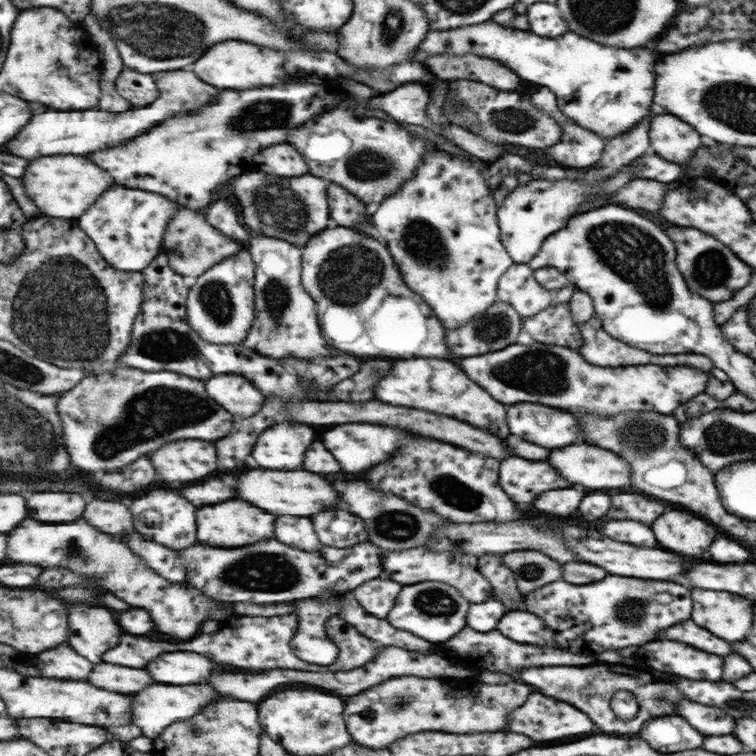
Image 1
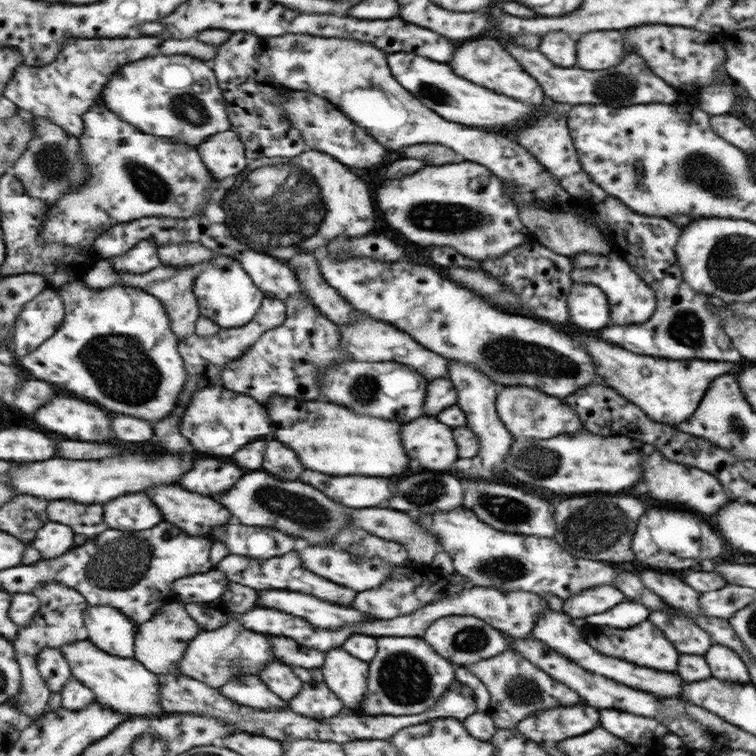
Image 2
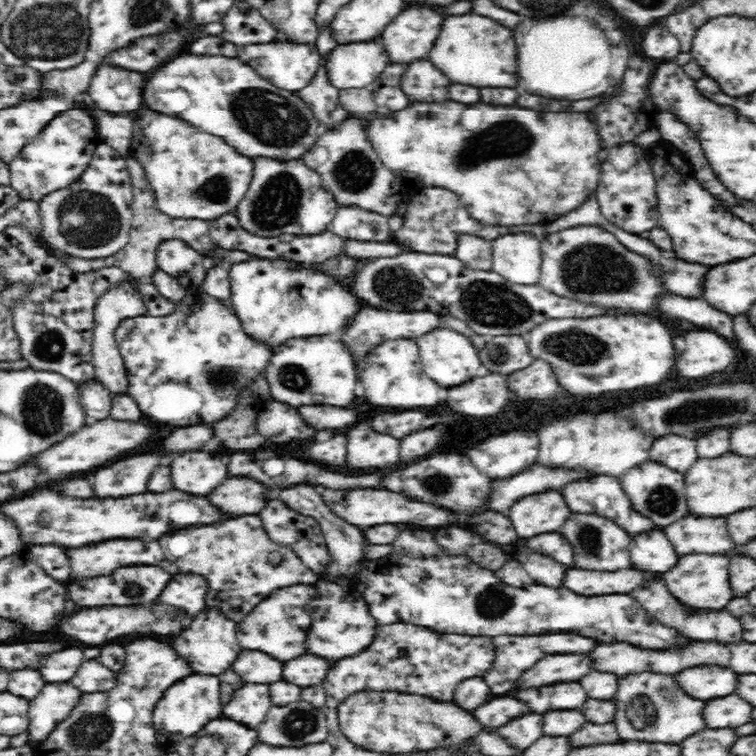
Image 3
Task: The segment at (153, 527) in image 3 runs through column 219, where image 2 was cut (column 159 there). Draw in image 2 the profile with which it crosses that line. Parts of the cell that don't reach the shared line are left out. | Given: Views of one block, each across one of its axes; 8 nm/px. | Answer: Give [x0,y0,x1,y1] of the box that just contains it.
[105,494,163,530]

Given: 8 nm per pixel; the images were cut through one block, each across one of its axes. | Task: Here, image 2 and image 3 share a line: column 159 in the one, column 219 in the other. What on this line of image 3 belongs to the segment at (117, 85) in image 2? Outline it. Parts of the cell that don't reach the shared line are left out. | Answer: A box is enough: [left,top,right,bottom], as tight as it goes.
[144,54,320,162]

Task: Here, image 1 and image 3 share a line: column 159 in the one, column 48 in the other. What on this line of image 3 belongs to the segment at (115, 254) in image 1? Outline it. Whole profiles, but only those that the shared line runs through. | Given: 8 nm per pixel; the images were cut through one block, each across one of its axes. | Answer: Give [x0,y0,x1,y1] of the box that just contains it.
[38,142,133,260]

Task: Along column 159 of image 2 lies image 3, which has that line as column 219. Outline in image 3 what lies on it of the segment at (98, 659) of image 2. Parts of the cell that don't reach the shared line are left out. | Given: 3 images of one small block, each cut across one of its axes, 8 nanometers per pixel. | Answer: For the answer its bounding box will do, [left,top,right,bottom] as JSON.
[152,672,223,753]

